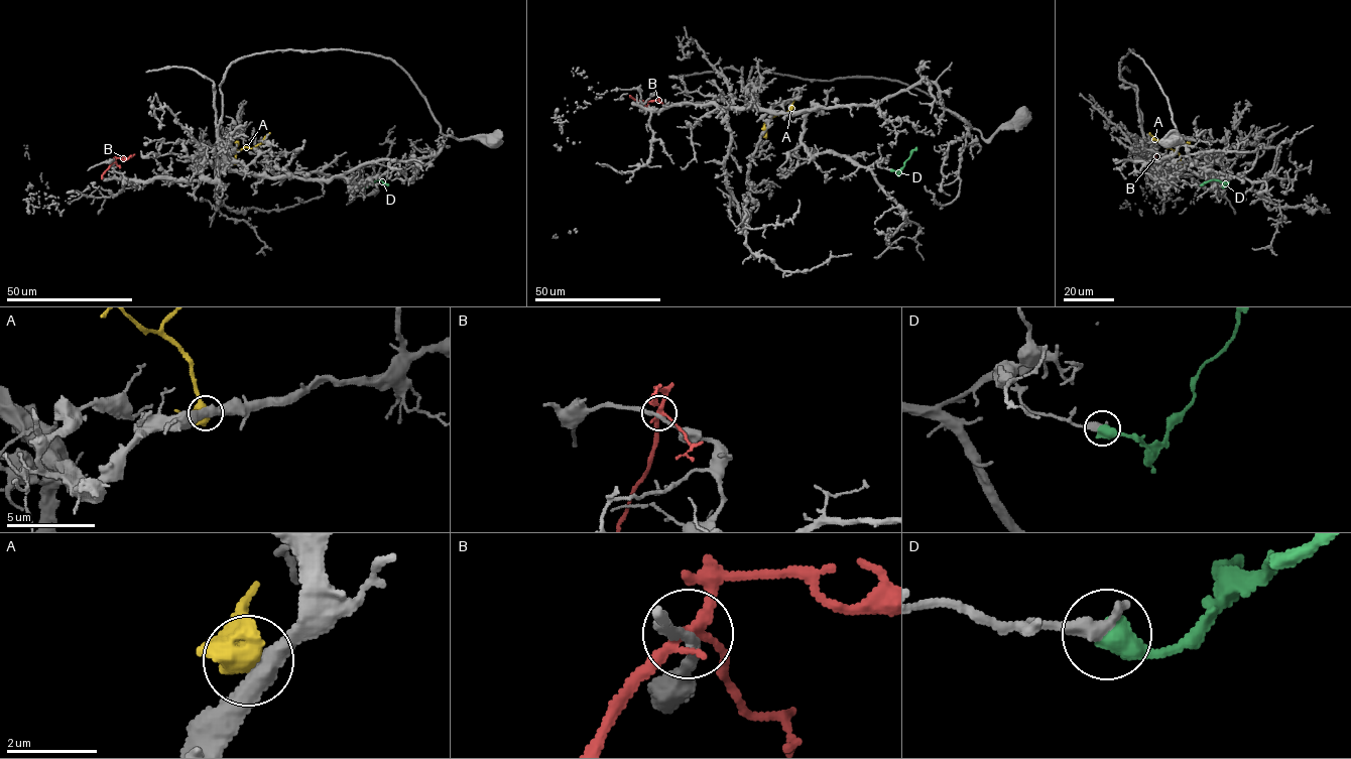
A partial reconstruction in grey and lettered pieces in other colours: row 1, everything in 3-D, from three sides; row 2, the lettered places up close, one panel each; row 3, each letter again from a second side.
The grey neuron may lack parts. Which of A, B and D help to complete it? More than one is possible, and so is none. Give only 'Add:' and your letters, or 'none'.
Add: none

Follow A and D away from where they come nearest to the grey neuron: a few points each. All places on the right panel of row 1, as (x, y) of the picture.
A: (1182, 162), (1176, 151), (1169, 146), (1167, 148), (1150, 132)
D: (1222, 186), (1224, 183), (1214, 179), (1200, 185)

